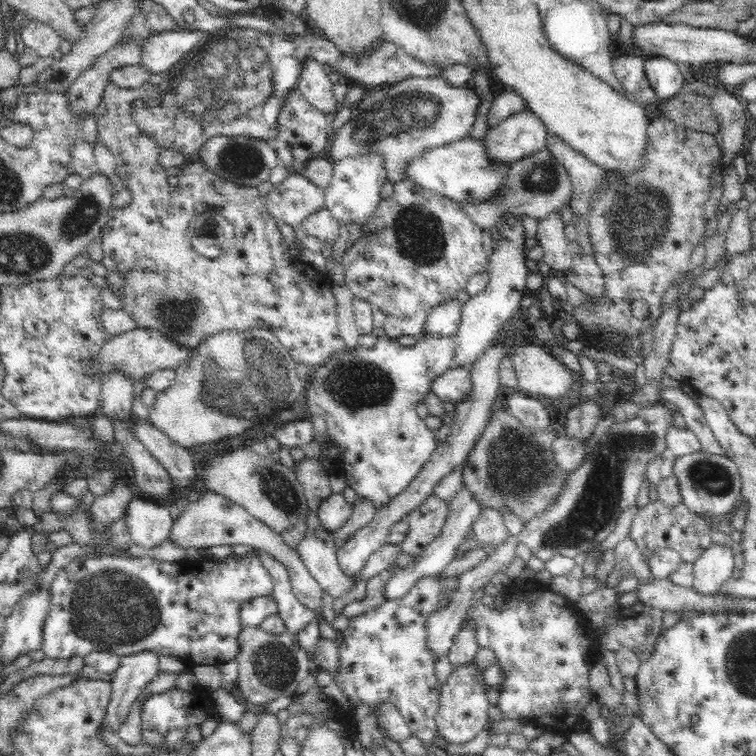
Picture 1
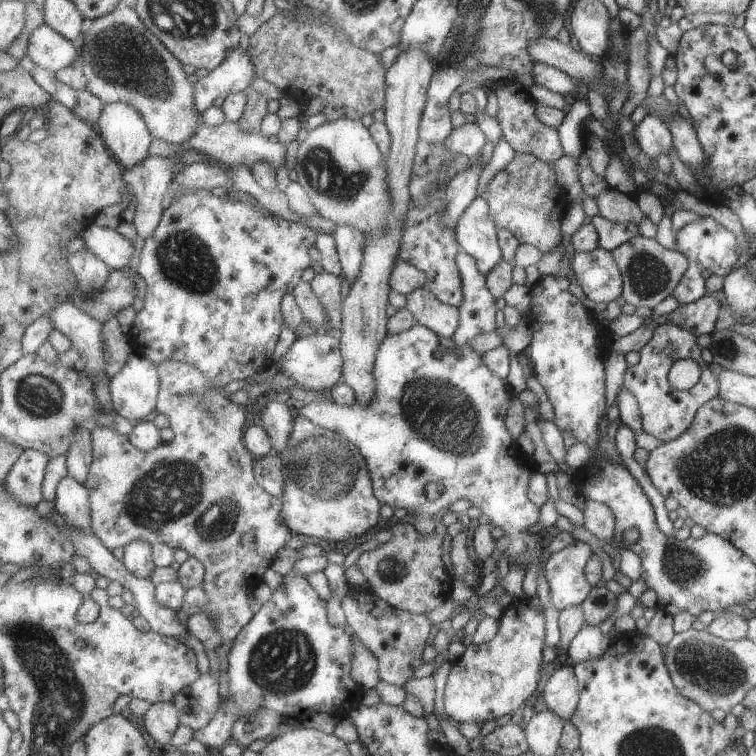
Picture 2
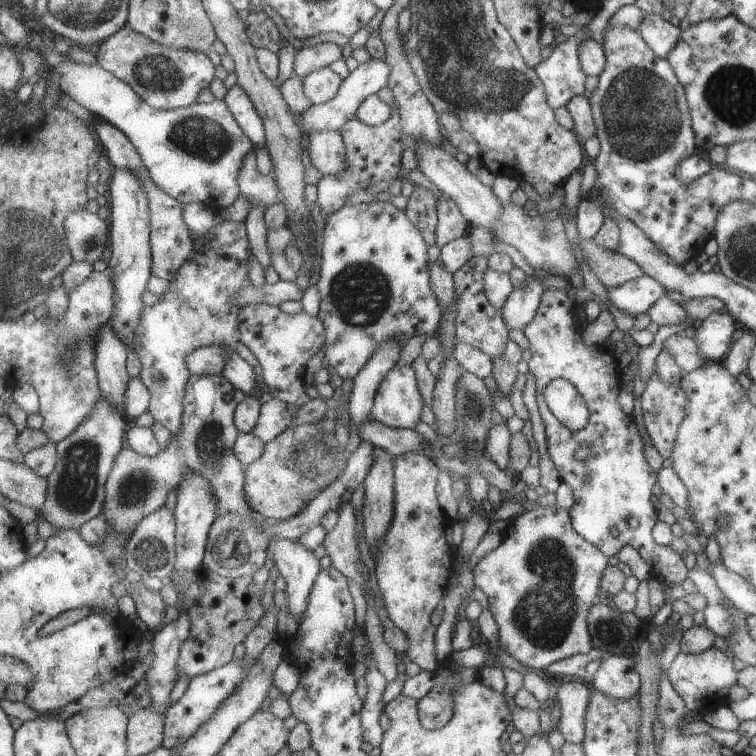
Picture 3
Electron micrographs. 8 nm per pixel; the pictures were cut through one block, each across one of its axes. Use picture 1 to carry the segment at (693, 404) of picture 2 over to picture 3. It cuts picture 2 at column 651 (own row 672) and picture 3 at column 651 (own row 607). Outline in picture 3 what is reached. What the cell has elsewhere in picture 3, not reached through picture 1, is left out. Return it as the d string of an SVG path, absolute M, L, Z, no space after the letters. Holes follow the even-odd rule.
M657 370L649 374L649 380L644 383L643 392L640 394L641 410L643 416L643 426L650 440L650 444L659 453L659 456L667 462L670 458L673 442L679 430L679 424L684 416L687 416L687 396L681 389L681 380L675 380L671 384L663 384L659 380Z

